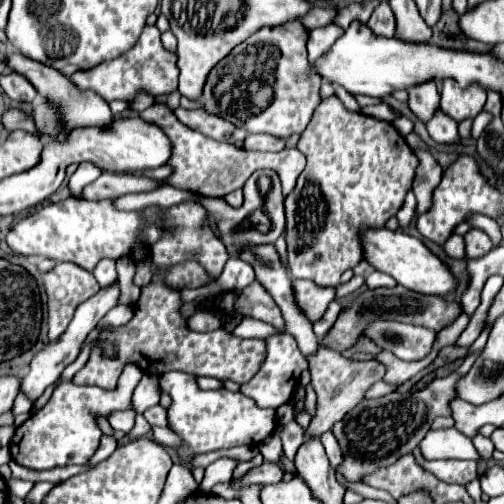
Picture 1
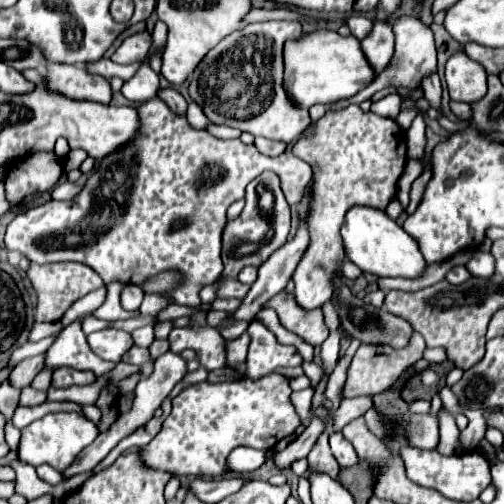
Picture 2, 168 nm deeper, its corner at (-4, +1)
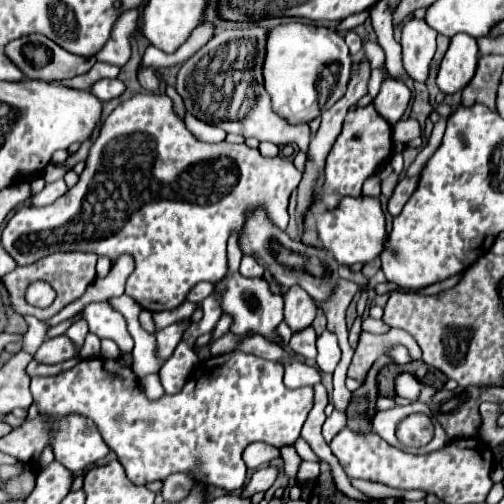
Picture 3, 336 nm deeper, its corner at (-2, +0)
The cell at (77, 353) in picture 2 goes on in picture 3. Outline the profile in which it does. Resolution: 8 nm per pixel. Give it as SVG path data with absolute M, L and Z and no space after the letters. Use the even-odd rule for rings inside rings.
M84 320L74 322L74 324L66 330L66 336L70 336L70 340L74 340L74 344L76 344L78 348L82 348L86 334L88 334L88 324L86 324Z

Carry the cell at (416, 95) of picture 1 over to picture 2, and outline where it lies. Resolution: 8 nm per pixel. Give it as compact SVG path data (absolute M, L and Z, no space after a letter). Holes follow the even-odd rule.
M400 15L394 19L394 27L396 27L396 51L394 57L390 59L388 67L378 75L376 83L372 87L366 87L364 91L356 93L352 99L341 100L331 106L332 110L343 109L350 104L360 104L364 99L370 99L376 91L386 89L386 87L396 87L396 89L406 89L406 91L420 91L422 89L422 81L436 73L436 45L434 45L434 33L432 29L422 23L418 17L414 15Z

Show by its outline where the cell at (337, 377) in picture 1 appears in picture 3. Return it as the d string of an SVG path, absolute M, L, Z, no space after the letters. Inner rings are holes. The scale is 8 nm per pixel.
M274 466L258 468L258 470L252 474L250 484L246 484L246 486L242 488L242 492L240 492L240 494L242 494L244 498L252 498L252 496L254 496L254 494L258 494L258 492L266 492L266 490L274 484L276 476L278 476L278 470L276 470Z

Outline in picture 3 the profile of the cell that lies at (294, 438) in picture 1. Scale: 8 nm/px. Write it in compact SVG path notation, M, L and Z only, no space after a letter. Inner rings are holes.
M324 332L318 338L318 356L316 356L316 364L322 372L332 372L336 368L340 360L340 348L338 348L338 340L332 332Z

